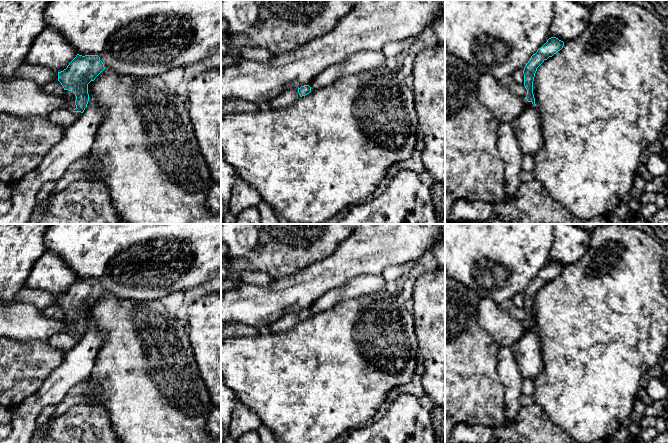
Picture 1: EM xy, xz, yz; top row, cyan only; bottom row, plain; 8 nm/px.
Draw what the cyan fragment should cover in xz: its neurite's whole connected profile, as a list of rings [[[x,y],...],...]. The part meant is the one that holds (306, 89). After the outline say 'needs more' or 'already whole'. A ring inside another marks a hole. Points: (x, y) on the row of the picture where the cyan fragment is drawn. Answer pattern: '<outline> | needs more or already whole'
[[[309,85],[301,86],[298,89],[287,89],[276,98],[270,100],[272,109],[283,109],[295,103],[300,97],[305,96],[311,92]]] | needs more

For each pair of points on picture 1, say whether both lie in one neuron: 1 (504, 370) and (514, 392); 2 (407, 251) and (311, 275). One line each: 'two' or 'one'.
1: one
2: one

